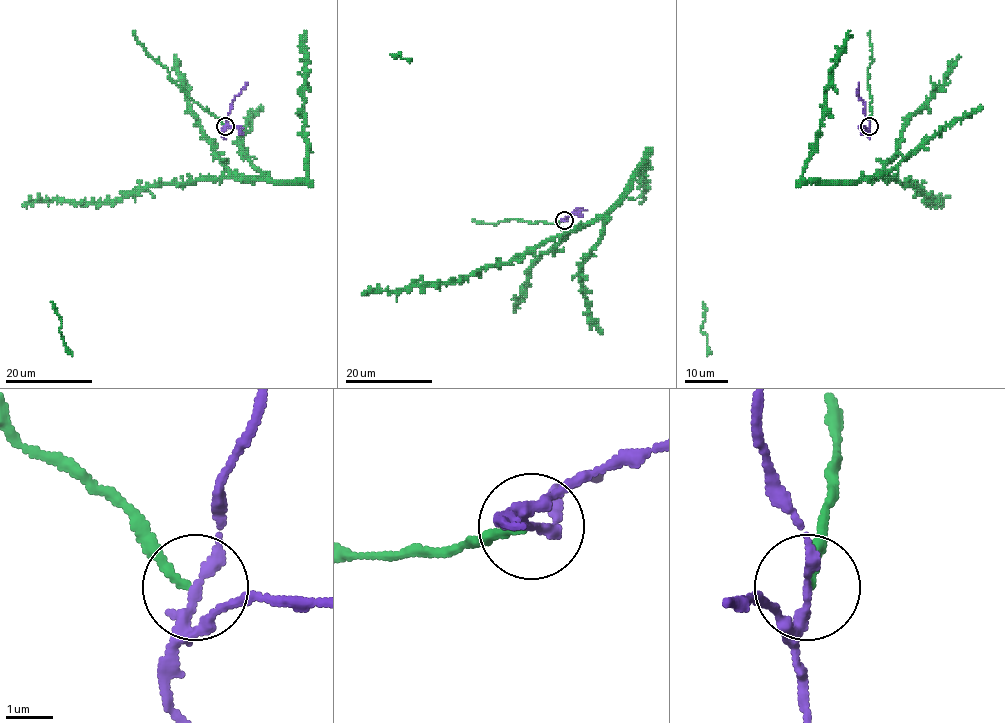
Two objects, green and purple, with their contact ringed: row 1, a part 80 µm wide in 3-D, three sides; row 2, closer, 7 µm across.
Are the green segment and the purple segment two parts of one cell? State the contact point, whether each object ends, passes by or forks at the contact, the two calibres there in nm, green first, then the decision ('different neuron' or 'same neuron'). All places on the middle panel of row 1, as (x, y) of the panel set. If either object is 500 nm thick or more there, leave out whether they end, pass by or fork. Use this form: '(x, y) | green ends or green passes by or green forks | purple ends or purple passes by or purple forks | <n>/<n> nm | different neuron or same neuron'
(564, 220) | green ends | purple forks | 170/170 nm | different neuron

